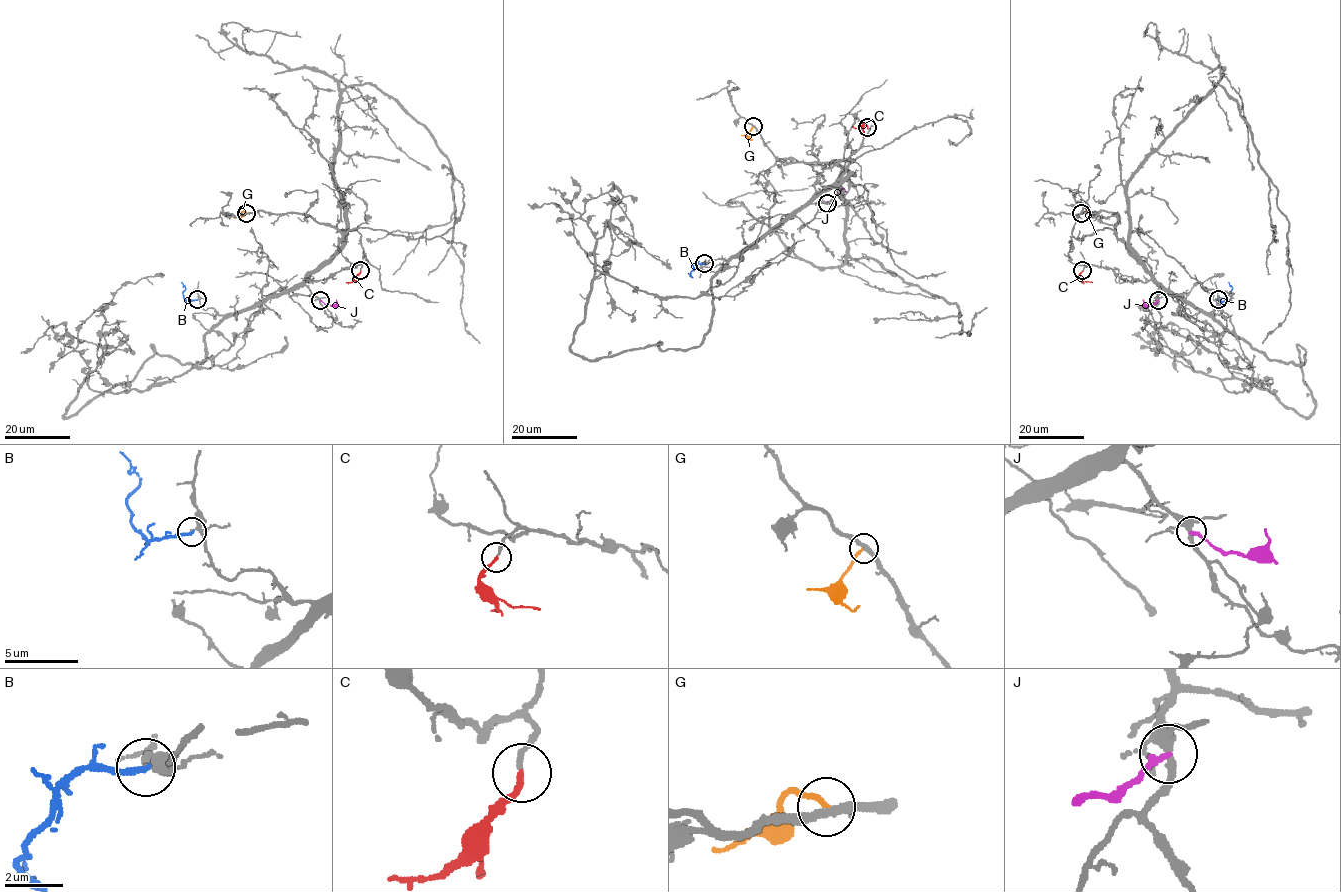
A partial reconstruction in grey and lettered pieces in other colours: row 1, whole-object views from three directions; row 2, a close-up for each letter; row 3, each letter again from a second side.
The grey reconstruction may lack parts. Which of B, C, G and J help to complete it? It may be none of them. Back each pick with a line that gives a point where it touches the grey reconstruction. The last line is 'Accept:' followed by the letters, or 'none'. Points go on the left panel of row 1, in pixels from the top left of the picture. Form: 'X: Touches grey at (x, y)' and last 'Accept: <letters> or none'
C: Touches grey at (360, 270)
Accept: C

